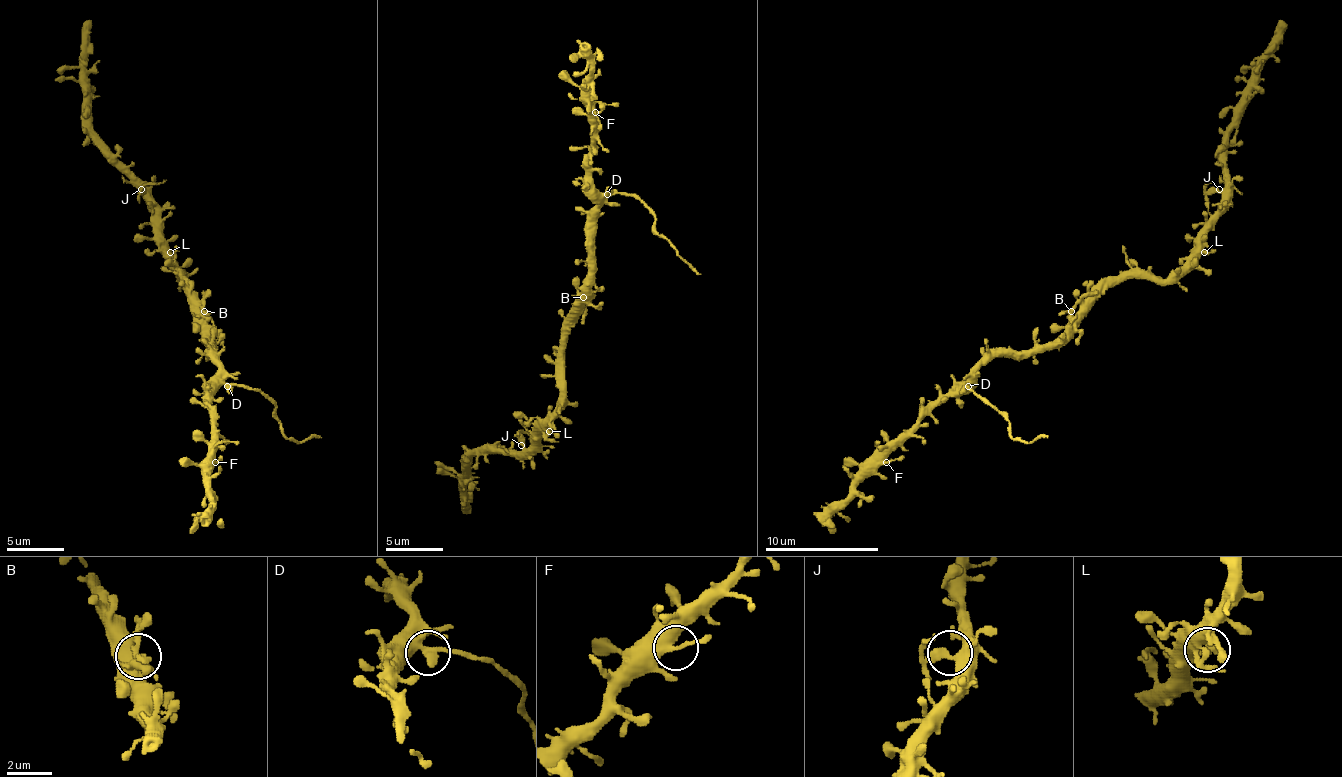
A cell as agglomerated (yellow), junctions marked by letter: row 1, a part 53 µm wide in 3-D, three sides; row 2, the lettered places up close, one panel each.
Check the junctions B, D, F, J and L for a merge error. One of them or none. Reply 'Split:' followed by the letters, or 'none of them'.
Split: D

